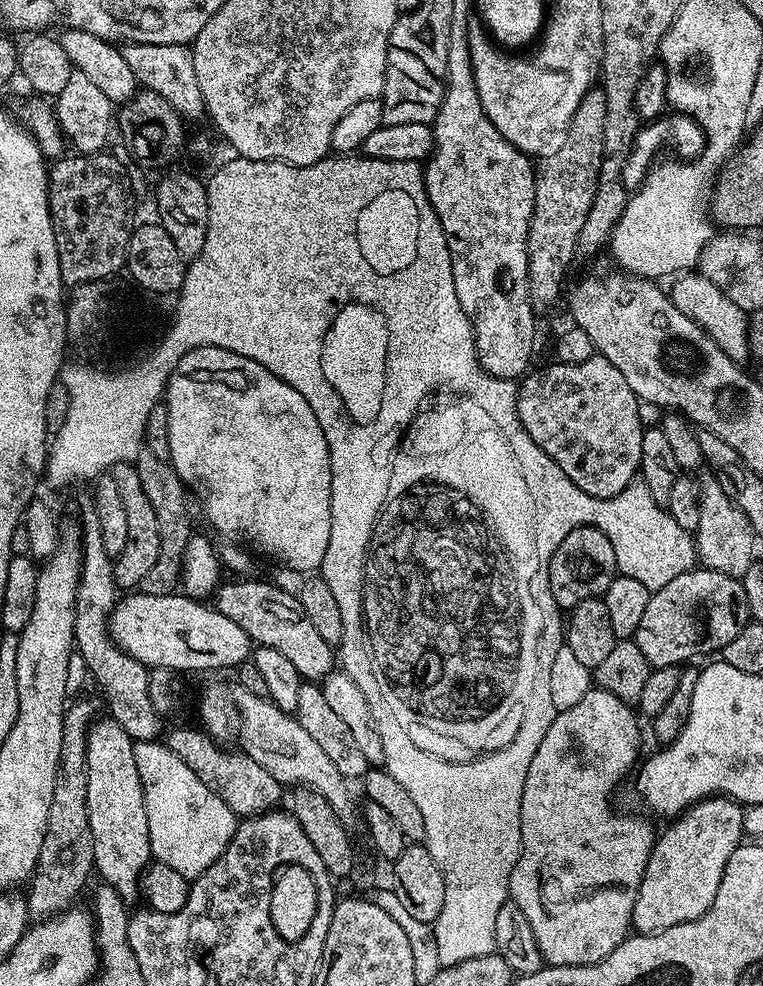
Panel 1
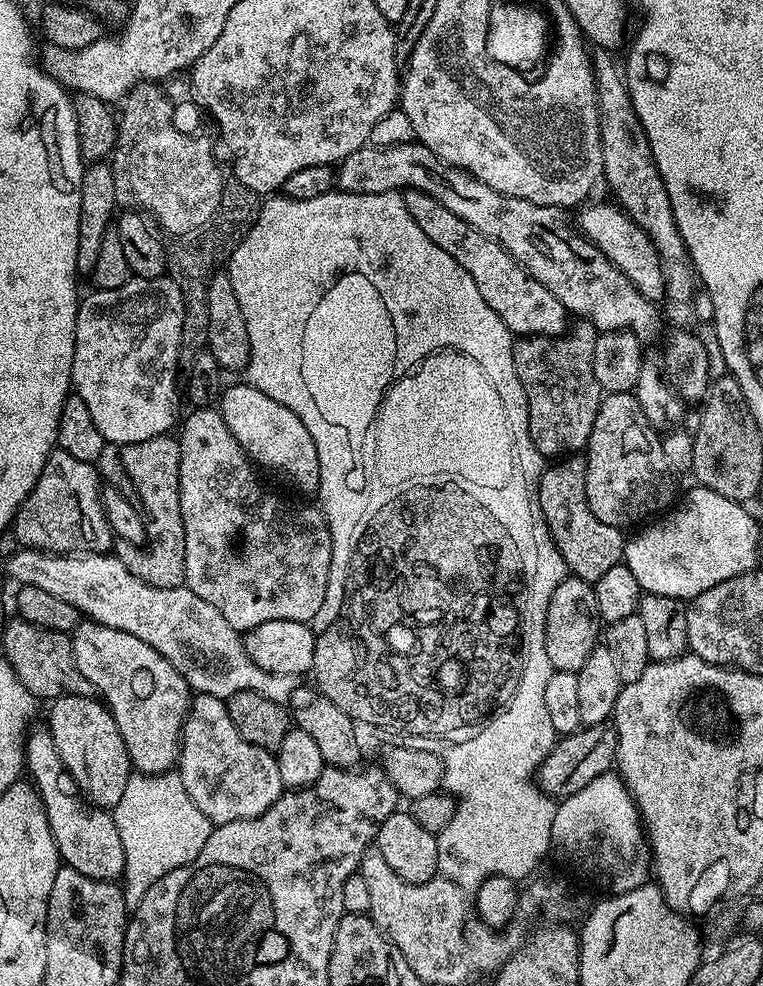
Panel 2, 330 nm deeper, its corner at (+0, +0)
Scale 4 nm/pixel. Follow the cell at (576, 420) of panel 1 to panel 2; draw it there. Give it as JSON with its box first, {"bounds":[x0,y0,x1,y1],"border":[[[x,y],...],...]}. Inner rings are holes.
{"bounds":[586,393,677,530],"border":[[[607,393],[601,399],[586,449],[586,502],[590,502],[594,518],[621,530],[628,530],[631,524],[639,525],[673,507],[676,480],[677,473],[662,455],[661,433],[650,426],[635,395]]]}

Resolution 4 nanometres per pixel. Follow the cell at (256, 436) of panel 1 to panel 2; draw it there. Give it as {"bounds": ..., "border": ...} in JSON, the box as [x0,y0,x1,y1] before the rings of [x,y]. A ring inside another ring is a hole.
{"bounds":[218,382,318,492],"border":[[[247,382],[236,384],[233,388],[225,387],[218,400],[218,410],[226,426],[230,426],[230,434],[234,434],[234,438],[247,452],[249,460],[261,469],[264,467],[277,472],[290,487],[297,488],[300,492],[318,492],[318,453],[314,440],[310,438],[310,430],[306,430],[298,414],[286,410],[282,402],[274,402],[274,398],[266,398],[262,390]]]}

